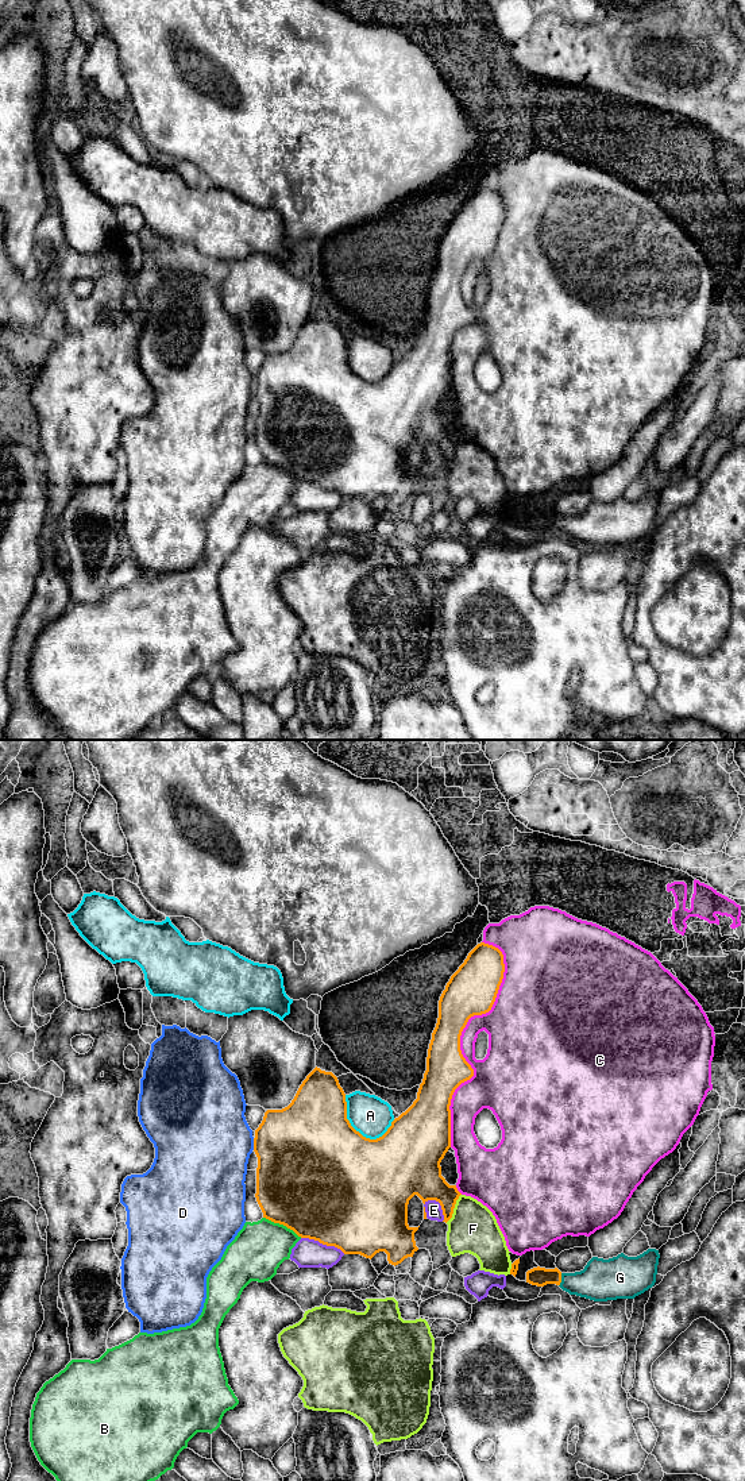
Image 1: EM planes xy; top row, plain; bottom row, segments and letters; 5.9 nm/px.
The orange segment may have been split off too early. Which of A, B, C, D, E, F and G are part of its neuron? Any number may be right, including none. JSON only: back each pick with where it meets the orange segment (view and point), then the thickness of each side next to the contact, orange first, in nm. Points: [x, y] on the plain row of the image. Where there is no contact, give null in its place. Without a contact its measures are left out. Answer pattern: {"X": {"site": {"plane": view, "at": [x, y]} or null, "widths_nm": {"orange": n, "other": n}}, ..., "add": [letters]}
{"G": {"site": {"plane": "xy", "at": [560, 524]}, "widths_nm": {"orange": 110, "other": 260}}, "add": ["G"]}

